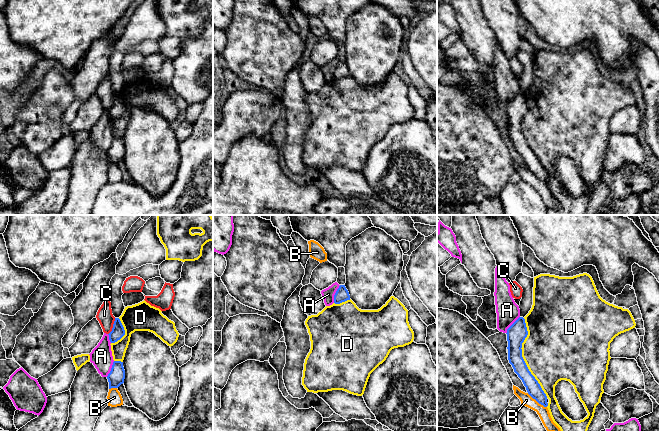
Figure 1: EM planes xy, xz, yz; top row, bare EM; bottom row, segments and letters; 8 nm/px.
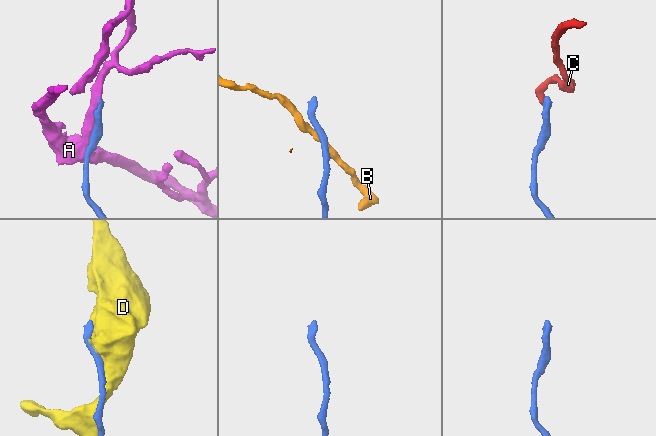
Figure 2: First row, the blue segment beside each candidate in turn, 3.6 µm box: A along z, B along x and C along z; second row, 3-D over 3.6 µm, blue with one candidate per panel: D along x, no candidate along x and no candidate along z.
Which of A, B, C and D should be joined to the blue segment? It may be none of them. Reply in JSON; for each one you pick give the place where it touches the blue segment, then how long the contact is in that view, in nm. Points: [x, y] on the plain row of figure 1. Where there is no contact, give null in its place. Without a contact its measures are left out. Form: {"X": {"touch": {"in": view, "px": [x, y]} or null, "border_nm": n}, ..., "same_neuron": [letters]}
{"same_neuron": []}

